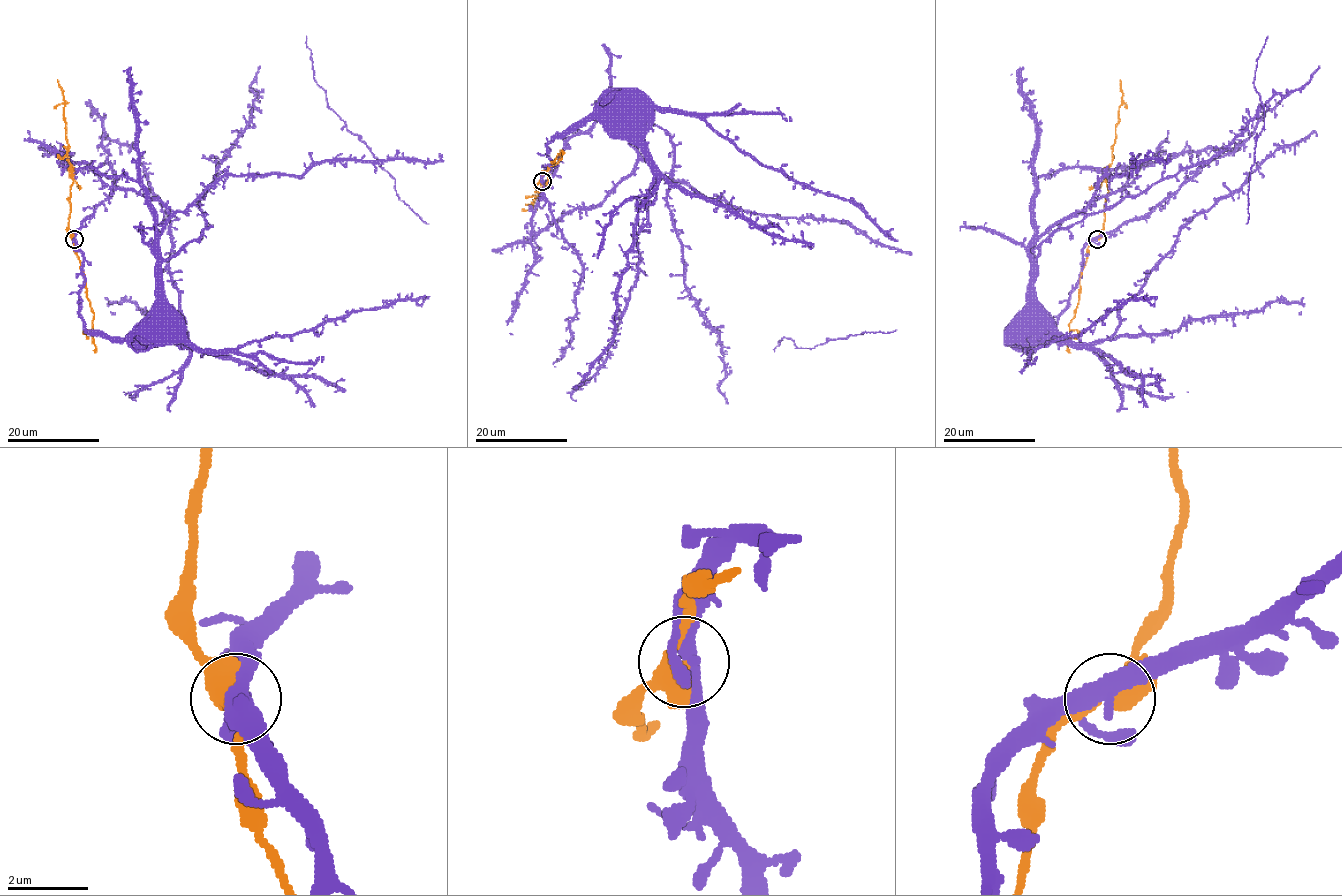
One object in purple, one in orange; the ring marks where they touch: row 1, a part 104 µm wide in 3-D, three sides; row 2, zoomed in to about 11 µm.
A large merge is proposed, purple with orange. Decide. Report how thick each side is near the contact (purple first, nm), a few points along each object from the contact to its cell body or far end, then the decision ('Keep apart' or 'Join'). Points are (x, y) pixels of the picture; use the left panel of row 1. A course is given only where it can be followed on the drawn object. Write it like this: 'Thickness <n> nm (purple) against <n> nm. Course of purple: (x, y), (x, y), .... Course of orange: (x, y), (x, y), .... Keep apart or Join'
Thickness 360 nm (purple) against 460 nm. Course of purple: (73, 238), (80, 249), (84, 280), (79, 315), (84, 326), (125, 339), (136, 347), (148, 347), (156, 339). Course of orange: (73, 238), (69, 232), (73, 174), (68, 159), (63, 90), (57, 79). Join

